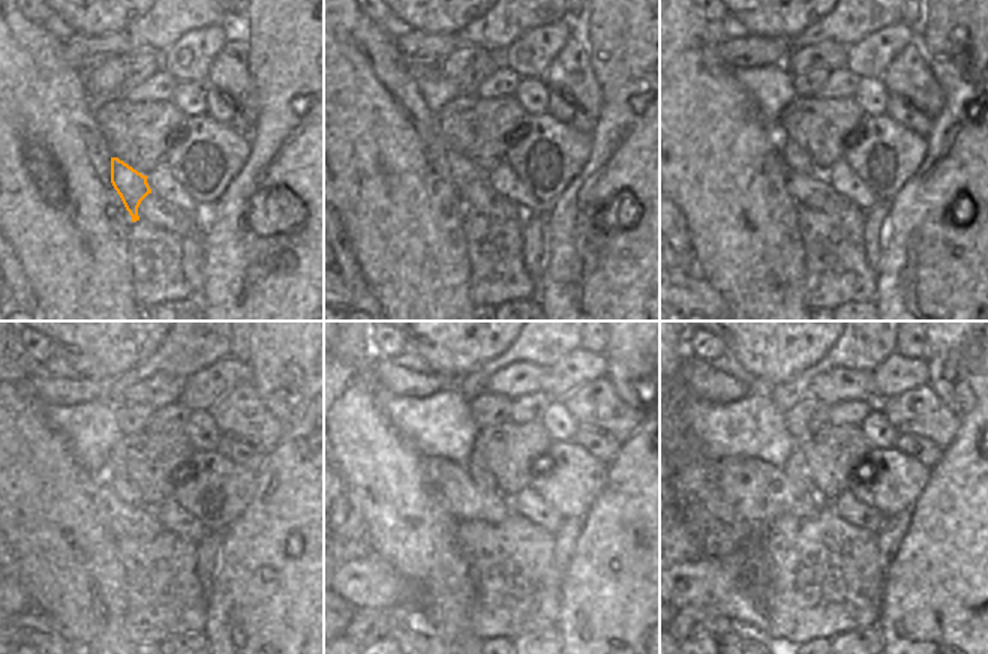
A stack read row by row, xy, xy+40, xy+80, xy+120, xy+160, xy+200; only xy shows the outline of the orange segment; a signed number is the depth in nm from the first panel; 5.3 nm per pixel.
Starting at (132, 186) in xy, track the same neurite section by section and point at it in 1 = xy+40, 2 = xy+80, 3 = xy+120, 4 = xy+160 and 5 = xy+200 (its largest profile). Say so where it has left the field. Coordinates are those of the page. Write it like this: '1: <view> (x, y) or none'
1: xy+40 (462, 171)
2: xy+80 (796, 159)
3: xy+120 (116, 479)
4: xy+160 (456, 468)
5: xy+200 (795, 467)

